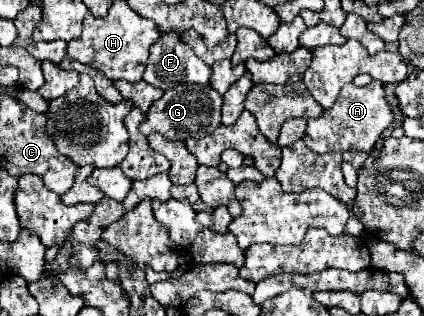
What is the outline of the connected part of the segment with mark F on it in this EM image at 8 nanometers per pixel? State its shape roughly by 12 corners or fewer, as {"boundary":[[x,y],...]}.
{"boundary":[[167,32],[151,46],[143,80],[165,92],[207,86],[211,68]]}

